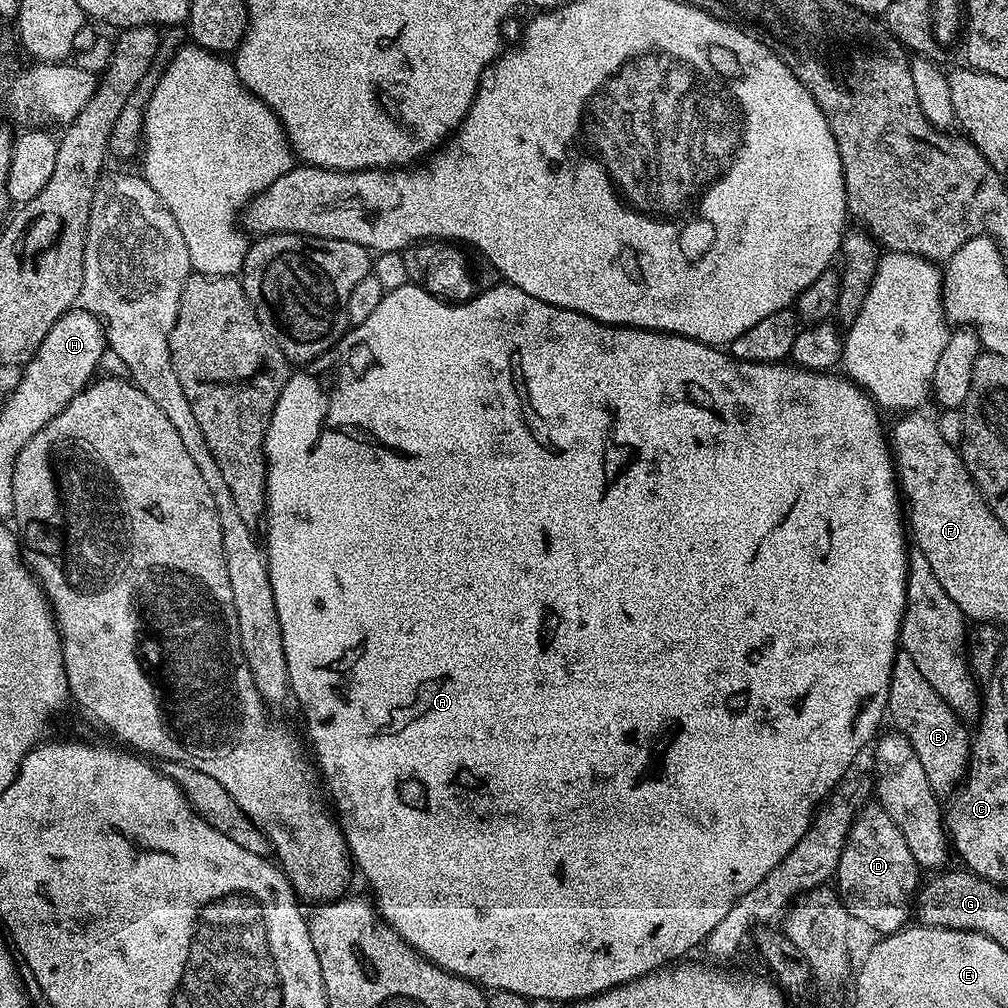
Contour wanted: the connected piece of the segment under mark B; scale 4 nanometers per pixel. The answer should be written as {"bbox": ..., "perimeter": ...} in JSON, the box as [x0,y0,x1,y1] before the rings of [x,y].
{"bbox":[886,655,972,797],"perimeter":[[[897,655],[888,687],[886,716],[890,724],[892,720],[891,727],[901,732],[910,746],[914,746],[914,754],[918,754],[918,762],[922,762],[922,770],[926,770],[926,778],[937,797],[951,797],[968,770],[968,758],[972,755],[970,732],[964,729],[965,721],[953,712],[951,706],[938,694],[938,690],[926,682],[914,658]]]}

